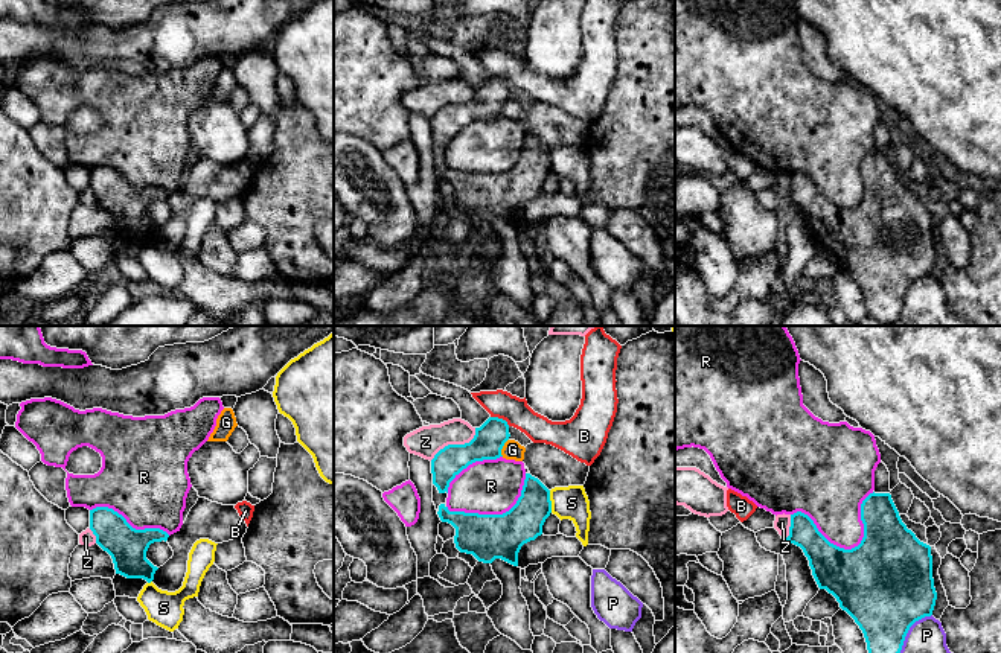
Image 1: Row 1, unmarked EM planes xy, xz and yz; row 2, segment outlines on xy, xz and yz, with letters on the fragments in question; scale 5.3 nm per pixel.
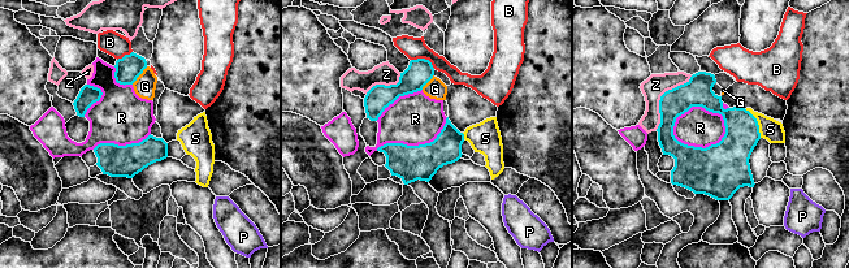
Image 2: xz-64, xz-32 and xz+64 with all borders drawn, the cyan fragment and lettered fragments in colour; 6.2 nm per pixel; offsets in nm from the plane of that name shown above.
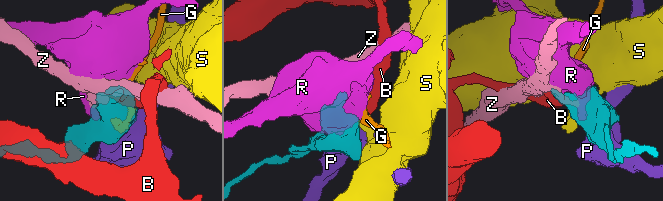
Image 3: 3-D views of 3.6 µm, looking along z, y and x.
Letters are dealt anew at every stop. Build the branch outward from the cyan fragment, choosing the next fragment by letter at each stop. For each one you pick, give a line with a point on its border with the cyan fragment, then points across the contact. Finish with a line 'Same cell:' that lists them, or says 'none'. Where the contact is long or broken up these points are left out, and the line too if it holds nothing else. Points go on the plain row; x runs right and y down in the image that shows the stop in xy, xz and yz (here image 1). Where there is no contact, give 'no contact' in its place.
Same cell: none

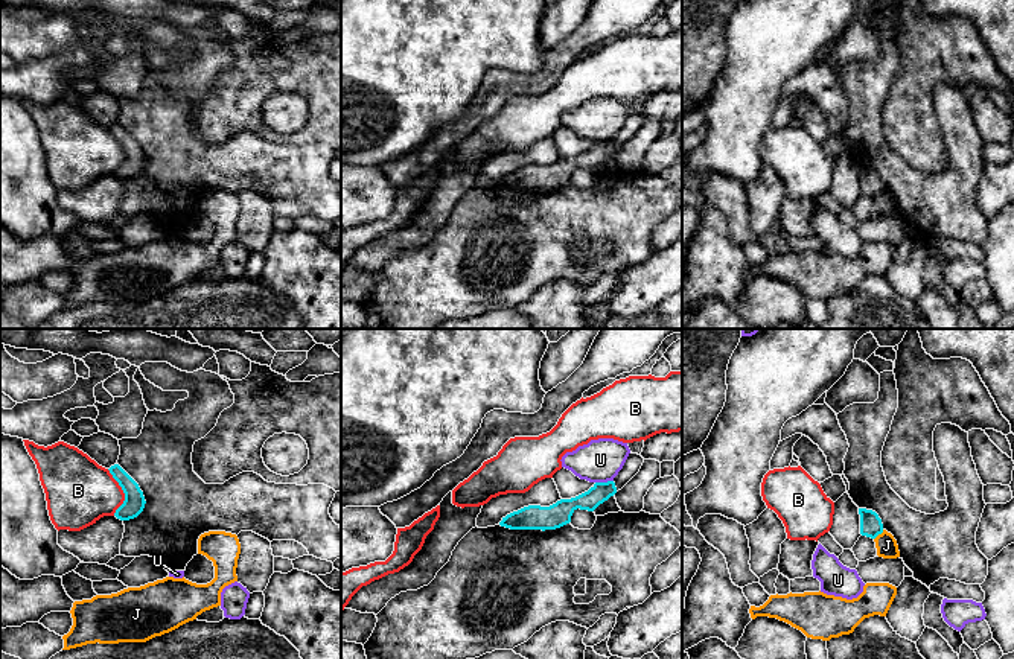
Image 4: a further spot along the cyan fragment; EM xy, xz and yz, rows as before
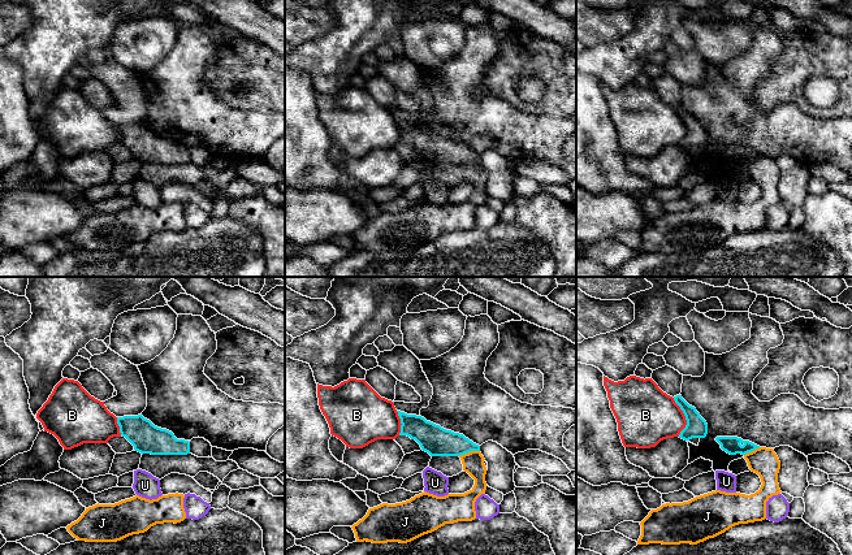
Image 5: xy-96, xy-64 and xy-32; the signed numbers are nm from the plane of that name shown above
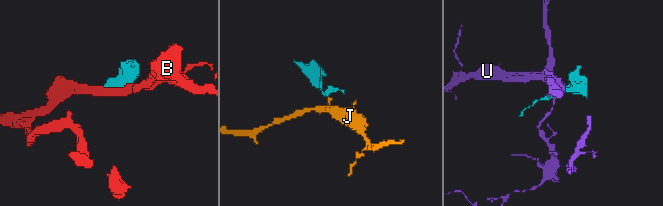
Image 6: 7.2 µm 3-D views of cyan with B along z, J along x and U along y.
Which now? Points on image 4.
Same cell: none

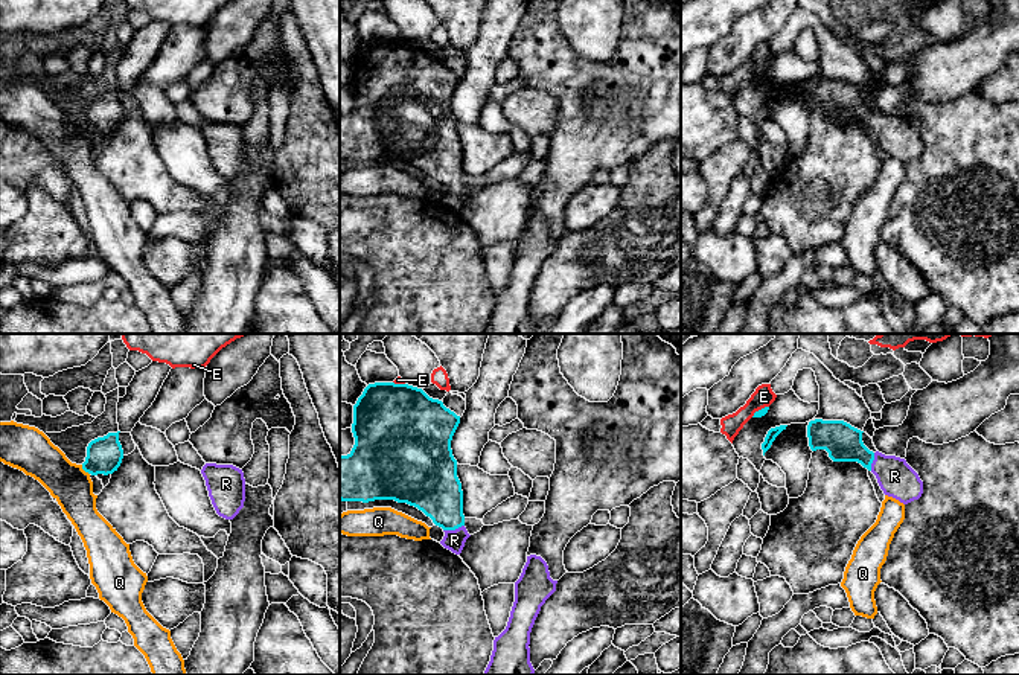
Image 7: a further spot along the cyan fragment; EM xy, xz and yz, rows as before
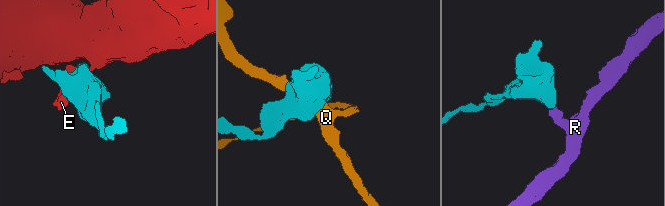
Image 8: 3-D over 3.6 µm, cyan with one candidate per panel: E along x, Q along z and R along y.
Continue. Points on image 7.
R: xz (453, 188) | across xz (433, 145), (453, 180), (453, 188), (454, 198)
Same cell: R

